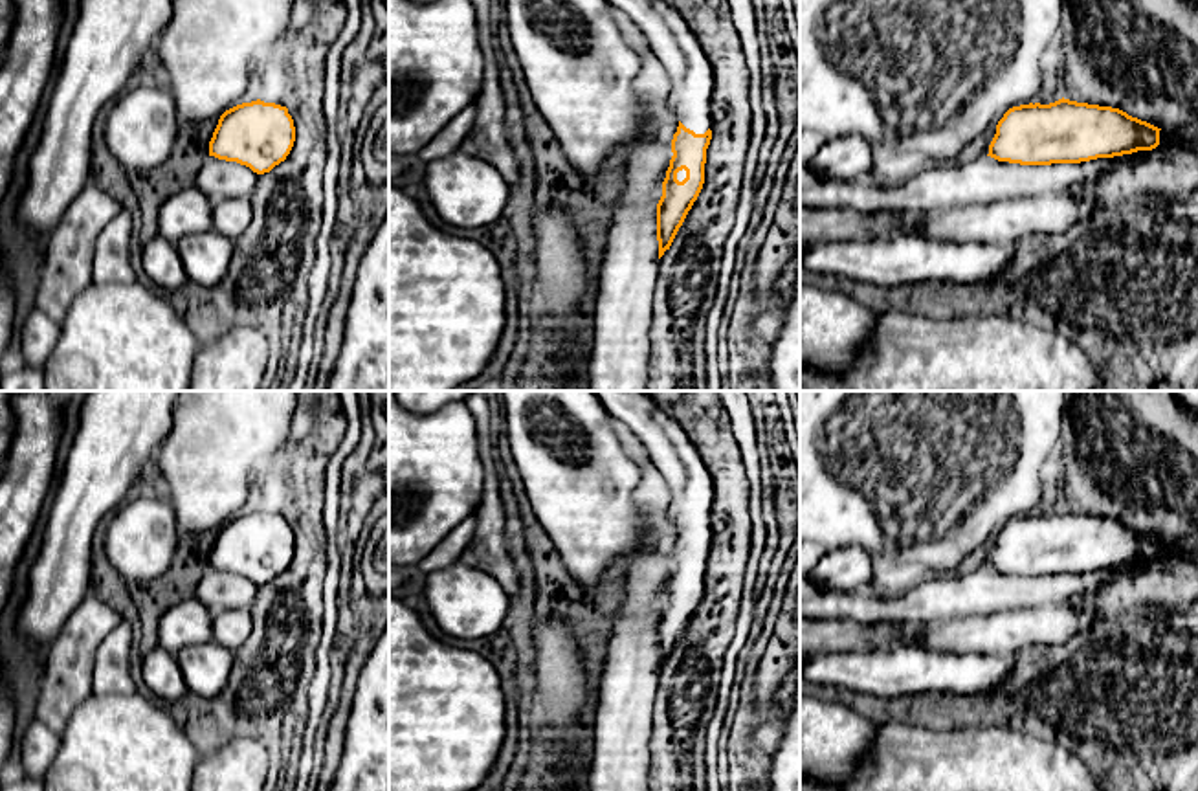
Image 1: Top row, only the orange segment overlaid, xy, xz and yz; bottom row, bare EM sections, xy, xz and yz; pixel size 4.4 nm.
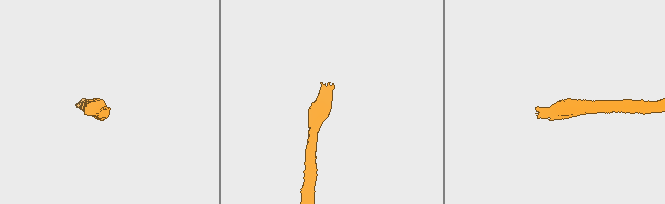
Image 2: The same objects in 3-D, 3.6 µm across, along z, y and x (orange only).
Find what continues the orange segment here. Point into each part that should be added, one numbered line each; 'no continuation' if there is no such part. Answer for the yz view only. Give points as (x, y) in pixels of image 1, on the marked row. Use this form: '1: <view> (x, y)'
no continuation

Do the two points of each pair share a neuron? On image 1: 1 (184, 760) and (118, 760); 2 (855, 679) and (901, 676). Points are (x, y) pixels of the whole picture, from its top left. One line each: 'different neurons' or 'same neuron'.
1: same neuron
2: same neuron

